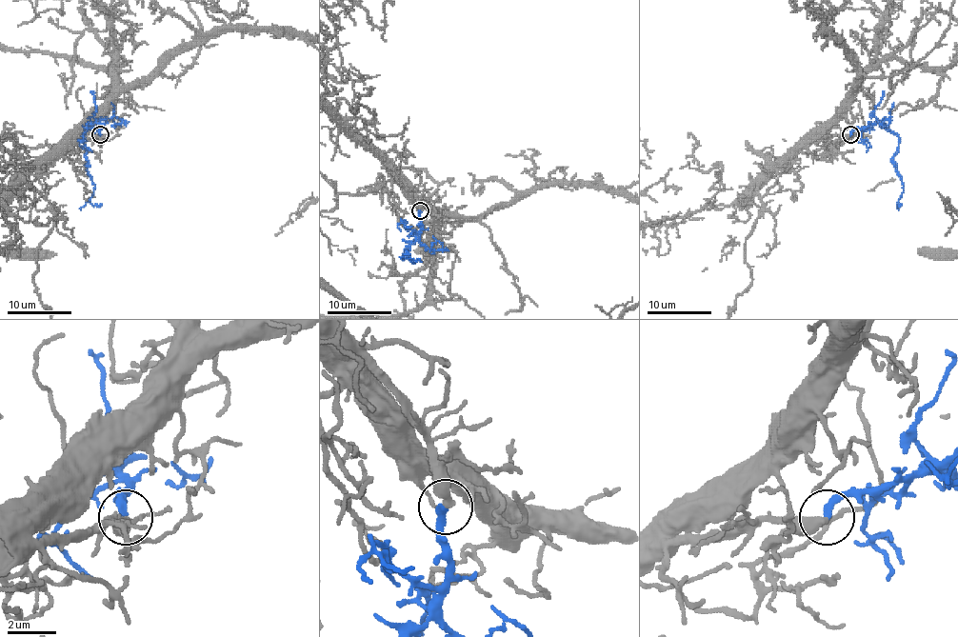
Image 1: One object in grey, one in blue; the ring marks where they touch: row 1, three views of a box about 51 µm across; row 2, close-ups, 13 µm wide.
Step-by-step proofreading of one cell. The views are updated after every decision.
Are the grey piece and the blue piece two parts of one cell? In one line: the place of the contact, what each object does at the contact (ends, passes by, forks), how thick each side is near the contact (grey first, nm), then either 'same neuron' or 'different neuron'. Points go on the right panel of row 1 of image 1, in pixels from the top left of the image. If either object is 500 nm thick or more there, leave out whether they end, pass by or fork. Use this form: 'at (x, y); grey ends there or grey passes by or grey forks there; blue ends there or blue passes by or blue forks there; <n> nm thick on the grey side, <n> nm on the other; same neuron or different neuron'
at (850, 134); grey ends there; blue ends there; 420 nm thick on the grey side, 280 nm on the other; same neuron

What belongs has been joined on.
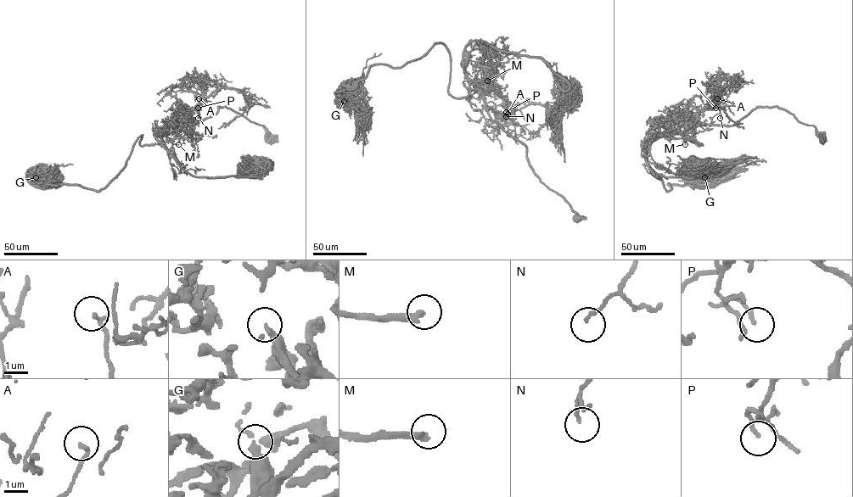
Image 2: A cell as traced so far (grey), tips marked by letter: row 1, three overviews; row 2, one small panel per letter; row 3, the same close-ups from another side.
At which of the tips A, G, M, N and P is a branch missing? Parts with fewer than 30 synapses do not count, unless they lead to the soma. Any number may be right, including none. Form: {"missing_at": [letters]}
{"missing_at": ["G", "M"]}

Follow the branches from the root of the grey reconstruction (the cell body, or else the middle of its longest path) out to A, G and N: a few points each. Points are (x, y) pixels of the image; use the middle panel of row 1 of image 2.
A: (577, 219), (535, 172), (527, 147), (491, 118), (482, 91), (501, 97), (507, 114)
G: (577, 219), (480, 92), (448, 92), (442, 43), (400, 67), (373, 64), (344, 101)
N: (577, 219), (571, 207), (535, 172), (527, 147), (491, 118), (482, 91), (492, 90), (507, 103), (506, 116)

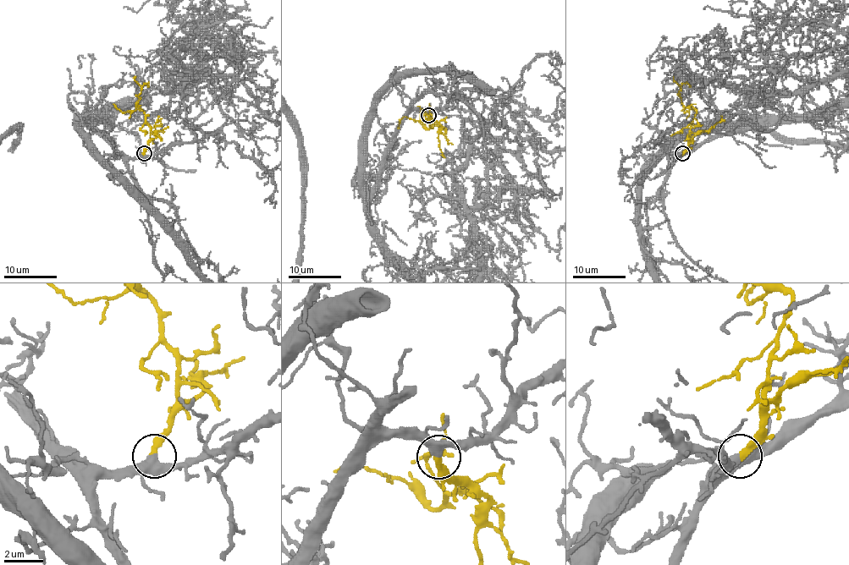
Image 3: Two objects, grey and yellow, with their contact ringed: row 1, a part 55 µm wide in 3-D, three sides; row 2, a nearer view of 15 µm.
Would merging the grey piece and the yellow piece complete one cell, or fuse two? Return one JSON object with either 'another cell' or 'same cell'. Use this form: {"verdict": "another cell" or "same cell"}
{"verdict": "same cell"}

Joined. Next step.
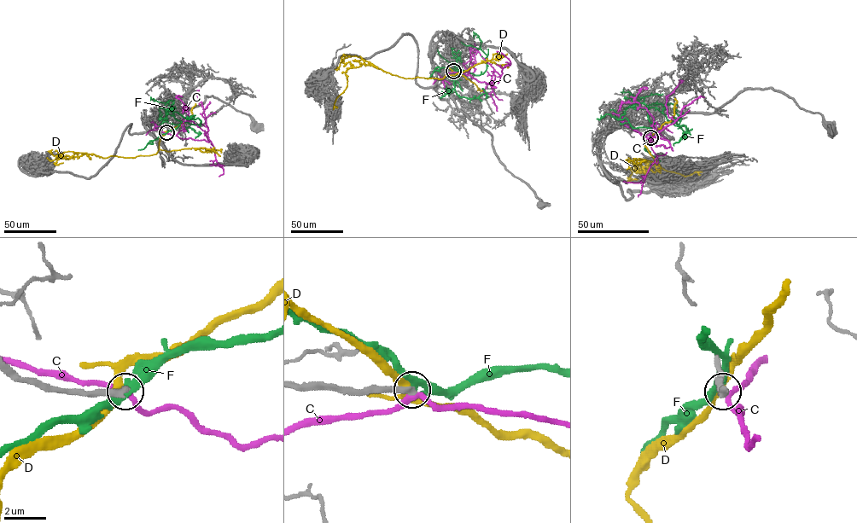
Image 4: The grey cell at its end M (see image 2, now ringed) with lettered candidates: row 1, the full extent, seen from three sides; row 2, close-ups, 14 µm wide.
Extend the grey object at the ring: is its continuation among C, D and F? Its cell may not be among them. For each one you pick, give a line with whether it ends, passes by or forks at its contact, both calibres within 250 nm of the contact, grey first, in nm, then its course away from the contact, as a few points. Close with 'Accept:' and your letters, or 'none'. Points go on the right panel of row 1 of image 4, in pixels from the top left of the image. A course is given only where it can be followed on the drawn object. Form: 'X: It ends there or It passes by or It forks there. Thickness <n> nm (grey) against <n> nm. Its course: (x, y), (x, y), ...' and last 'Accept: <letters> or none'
Accept: none

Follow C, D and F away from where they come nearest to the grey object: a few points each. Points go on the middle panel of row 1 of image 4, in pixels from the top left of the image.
C: (453, 72), (464, 73), (495, 88), (491, 78), (493, 69), (500, 76), (504, 67), (510, 62), (497, 51)
D: (453, 72), (446, 66), (442, 78), (405, 78), (370, 64), (348, 67), (347, 86), (334, 103), (338, 107)
F: (453, 71), (468, 72), (455, 69), (453, 84), (458, 95), (477, 98), (485, 93), (482, 89)

